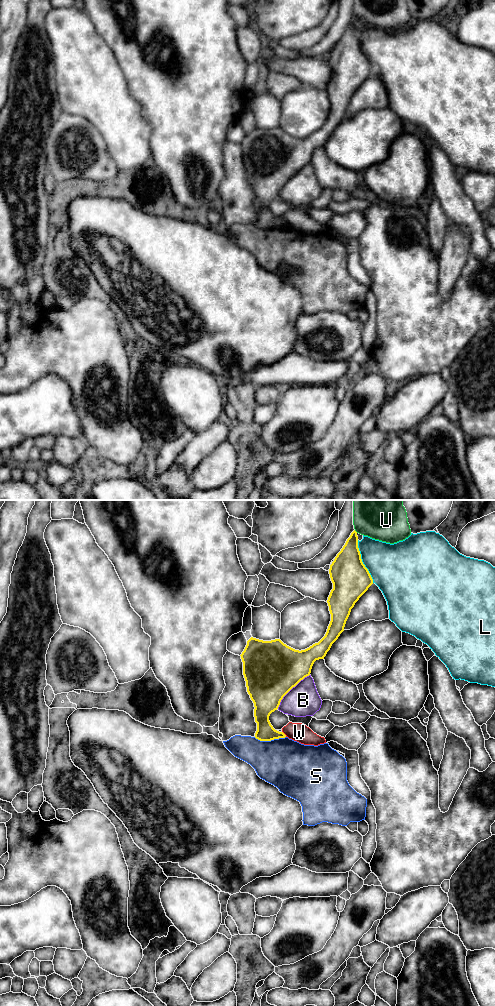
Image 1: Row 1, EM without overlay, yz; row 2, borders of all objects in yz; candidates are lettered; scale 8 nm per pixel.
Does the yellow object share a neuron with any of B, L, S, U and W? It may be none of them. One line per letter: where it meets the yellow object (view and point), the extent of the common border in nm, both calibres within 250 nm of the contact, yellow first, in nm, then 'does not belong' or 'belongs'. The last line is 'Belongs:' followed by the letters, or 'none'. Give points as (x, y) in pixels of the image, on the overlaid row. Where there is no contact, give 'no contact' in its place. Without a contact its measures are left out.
B: yz (290, 689) | 380 nm | 460/260 nm | does not belong
L: yz (361, 561) | 360 nm | 300/360 nm | does not belong
S: yz (269, 740) | 260 nm | 140/400 nm | does not belong
U: yz (355, 531) | 40 nm | 220/420 nm | does not belong
W: yz (284, 734) | 60 nm | 140/150 nm | does not belong
Belongs: none

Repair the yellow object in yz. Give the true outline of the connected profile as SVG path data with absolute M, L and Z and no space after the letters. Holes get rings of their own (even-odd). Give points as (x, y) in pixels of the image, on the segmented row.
M355 530L330 565L329 574L333 583L333 589L327 600L331 621L325 636L318 643L299 651L287 646L280 639L263 641L251 637L240 655L243 662L243 675L247 692L255 707L254 717L257 723L255 738L260 741L271 741L286 737L283 732L273 728L269 721L270 714L278 709L283 697L293 687L310 675L314 662L324 659L332 644L344 631L351 609L373 584L373 579L361 559L358 548L358 536Z

